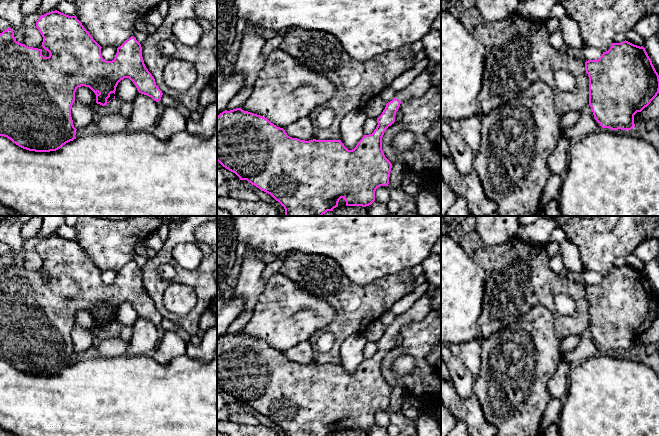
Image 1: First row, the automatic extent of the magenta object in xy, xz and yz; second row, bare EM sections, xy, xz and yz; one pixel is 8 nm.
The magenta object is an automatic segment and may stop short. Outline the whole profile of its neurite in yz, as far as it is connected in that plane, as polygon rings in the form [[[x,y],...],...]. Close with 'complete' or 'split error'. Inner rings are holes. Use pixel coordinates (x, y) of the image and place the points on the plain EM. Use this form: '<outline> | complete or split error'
[[[626,264],[621,267],[612,267],[610,273],[603,276],[598,284],[586,285],[585,294],[589,301],[589,329],[595,344],[602,352],[631,354],[635,351],[634,339],[647,331],[659,317],[659,299],[645,272]]] | complete

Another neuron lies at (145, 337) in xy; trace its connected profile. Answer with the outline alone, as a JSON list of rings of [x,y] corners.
[[[139,317],[132,326],[132,329],[133,333],[128,341],[126,355],[152,354],[160,340],[157,326],[151,321]]]

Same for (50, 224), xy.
[[[42,216],[43,224],[36,238],[42,240],[51,235],[57,234],[59,226],[65,224],[64,216]]]

